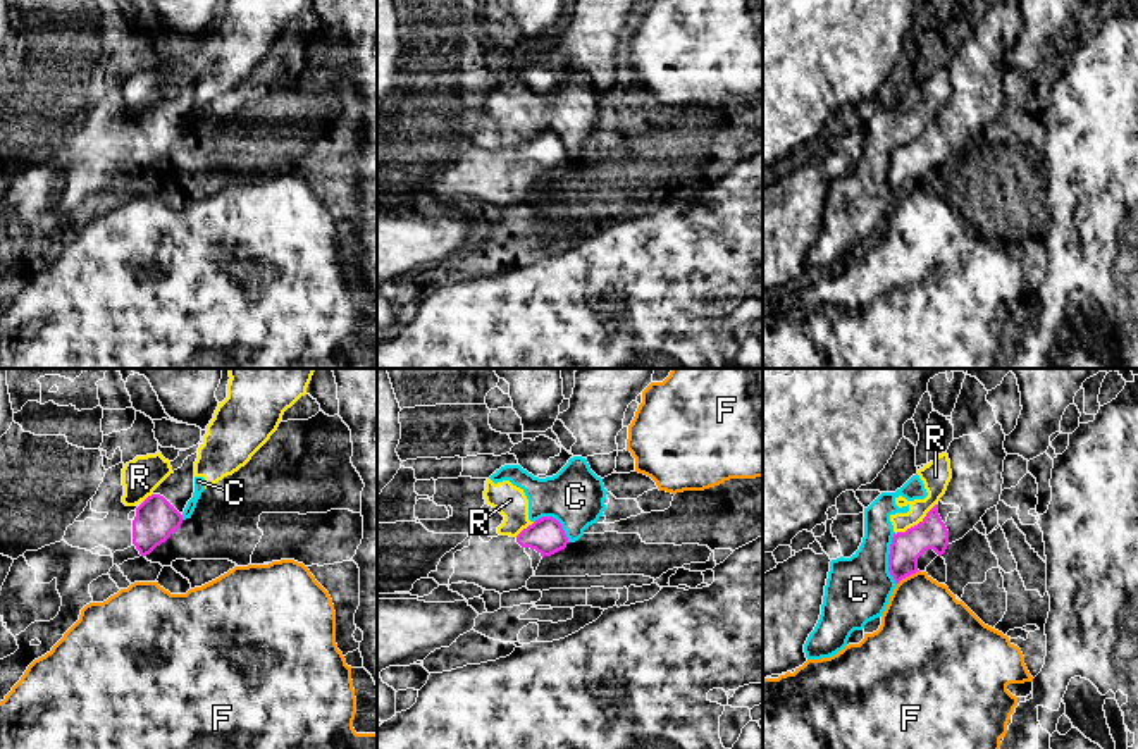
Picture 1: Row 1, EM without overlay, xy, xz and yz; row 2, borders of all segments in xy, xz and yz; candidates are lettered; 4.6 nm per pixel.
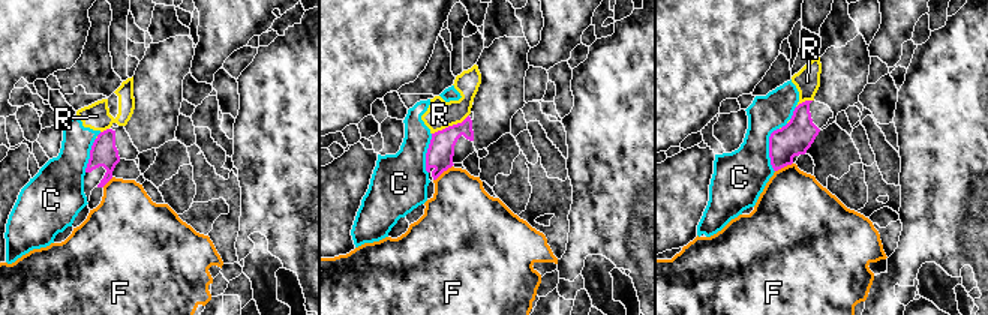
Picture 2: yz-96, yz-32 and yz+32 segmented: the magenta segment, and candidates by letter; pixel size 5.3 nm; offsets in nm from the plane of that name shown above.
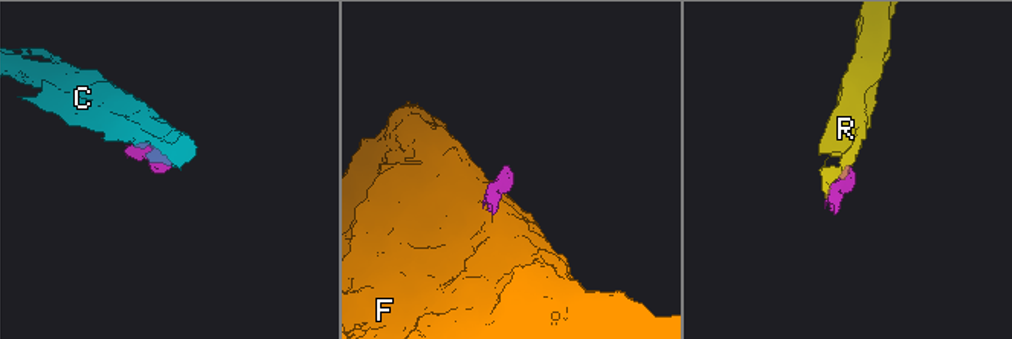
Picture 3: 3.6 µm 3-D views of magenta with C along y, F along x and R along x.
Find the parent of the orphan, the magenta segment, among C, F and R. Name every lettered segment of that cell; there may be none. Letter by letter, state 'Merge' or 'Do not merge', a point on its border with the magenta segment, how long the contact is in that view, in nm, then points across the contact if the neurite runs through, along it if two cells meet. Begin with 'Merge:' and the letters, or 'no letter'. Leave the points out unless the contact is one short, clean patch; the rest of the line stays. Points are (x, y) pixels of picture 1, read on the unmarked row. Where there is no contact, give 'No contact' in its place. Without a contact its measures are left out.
Merge: no letter
C: Do not merge. Touches magenta at yz (889, 173). Shared border 240 nm
F: Do not merge. Touches magenta at yz (908, 190). Shared border 120 nm. Boundary: yz (918, 185), (897, 198)
R: Do not merge. Touches magenta at yz (918, 138). Shared border 240 nm

